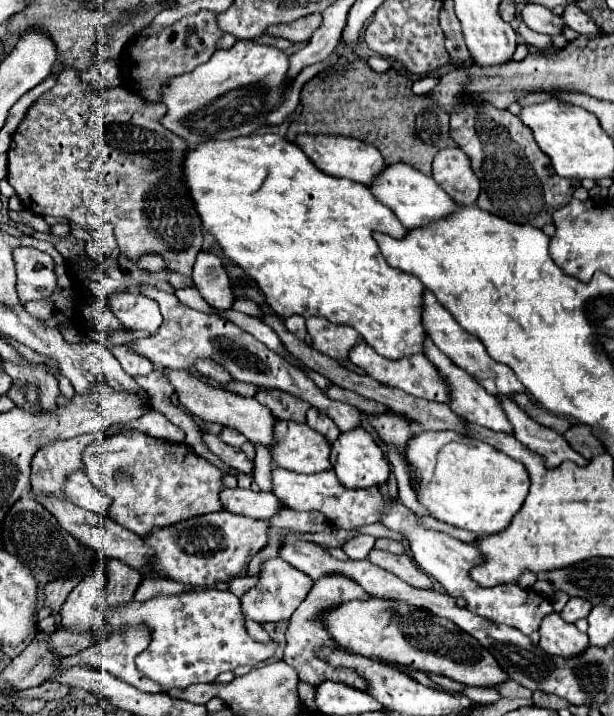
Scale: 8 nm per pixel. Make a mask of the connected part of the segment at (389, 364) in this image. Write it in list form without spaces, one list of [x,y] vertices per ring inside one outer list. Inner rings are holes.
[[[358,341],[350,353],[348,353],[348,359],[358,365],[360,369],[364,369],[372,379],[384,383],[384,385],[390,385],[390,387],[396,387],[396,389],[402,389],[414,397],[422,397],[422,399],[432,399],[432,401],[442,401],[442,403],[448,403],[448,387],[446,383],[442,381],[442,377],[436,373],[434,365],[422,355],[422,353],[416,353],[416,355],[410,355],[410,361],[408,357],[402,357],[402,359],[386,359],[382,355],[378,355],[368,343],[364,341]]]

